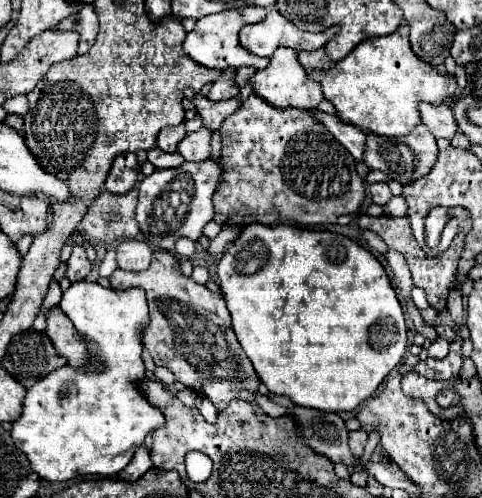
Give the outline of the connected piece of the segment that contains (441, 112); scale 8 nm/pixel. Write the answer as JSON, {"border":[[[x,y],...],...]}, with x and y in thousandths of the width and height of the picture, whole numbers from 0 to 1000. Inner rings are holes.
{"border":[[[871,209],[876,245],[892,257],[905,277],[942,277],[946,241],[938,233],[938,217],[929,209]]]}

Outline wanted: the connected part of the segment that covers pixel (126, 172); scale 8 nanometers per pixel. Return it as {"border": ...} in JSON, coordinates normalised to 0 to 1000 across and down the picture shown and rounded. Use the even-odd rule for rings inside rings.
{"border":[[[278,305],[245,309],[232,325],[228,349],[220,357],[220,382],[237,390],[266,386],[286,361],[286,321]]]}

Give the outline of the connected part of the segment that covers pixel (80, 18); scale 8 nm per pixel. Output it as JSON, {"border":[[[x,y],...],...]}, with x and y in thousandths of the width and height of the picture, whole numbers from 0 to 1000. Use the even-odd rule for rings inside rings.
{"border":[[[178,8],[162,20],[158,28],[158,60],[166,68],[166,88],[162,88],[162,108],[174,108],[178,100],[187,100],[187,92],[199,80],[203,68],[203,36],[199,24],[191,16],[191,8]]]}

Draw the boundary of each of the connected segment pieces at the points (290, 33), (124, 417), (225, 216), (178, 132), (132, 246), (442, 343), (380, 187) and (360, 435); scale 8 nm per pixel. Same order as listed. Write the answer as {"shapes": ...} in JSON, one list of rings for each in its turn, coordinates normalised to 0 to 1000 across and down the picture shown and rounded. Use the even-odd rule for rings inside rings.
{"shapes":[[[[564,16],[544,44],[506,52],[498,60],[498,88],[531,112],[564,112],[577,92],[602,92],[614,100],[664,96],[701,60],[701,52],[685,52],[672,64],[631,64],[593,40],[573,16]]],[[[170,562],[154,566],[129,590],[124,618],[183,687],[187,715],[203,727],[216,727],[216,763],[79,763],[79,771],[71,771],[54,791],[46,835],[25,847],[25,880],[37,900],[58,916],[66,944],[91,964],[124,968],[178,952],[232,956],[245,952],[274,924],[278,904],[299,888],[307,871],[344,851],[344,839],[332,819],[315,815],[286,779],[303,759],[295,703],[299,667],[311,651],[307,606],[295,578],[232,582],[207,574],[203,566]]],[[[519,189],[502,213],[477,229],[461,253],[461,341],[465,365],[444,390],[444,442],[469,454],[515,454],[523,446],[568,450],[606,442],[618,450],[693,450],[710,430],[734,430],[755,402],[755,365],[739,345],[726,305],[660,249],[643,225],[618,217],[568,217],[548,197]]],[[[382,249],[344,253],[328,269],[328,297],[336,297],[340,305],[365,305],[365,289],[369,289],[369,281],[378,281],[378,273],[386,273]]],[[[261,482],[261,486],[245,490],[241,506],[245,506],[245,538],[253,538],[253,542],[290,546],[290,542],[303,542],[311,534],[315,502],[303,486]]],[[[905,679],[888,691],[888,711],[892,719],[921,719],[929,711],[929,683],[925,679]]],[[[776,365],[776,369],[768,373],[768,390],[772,390],[772,402],[776,402],[780,410],[801,410],[801,406],[809,402],[809,394],[813,394],[801,365]]],[[[755,863],[726,867],[726,904],[730,904],[734,920],[747,920],[747,916],[751,916],[759,888],[763,888],[763,871],[759,871]]]]}

